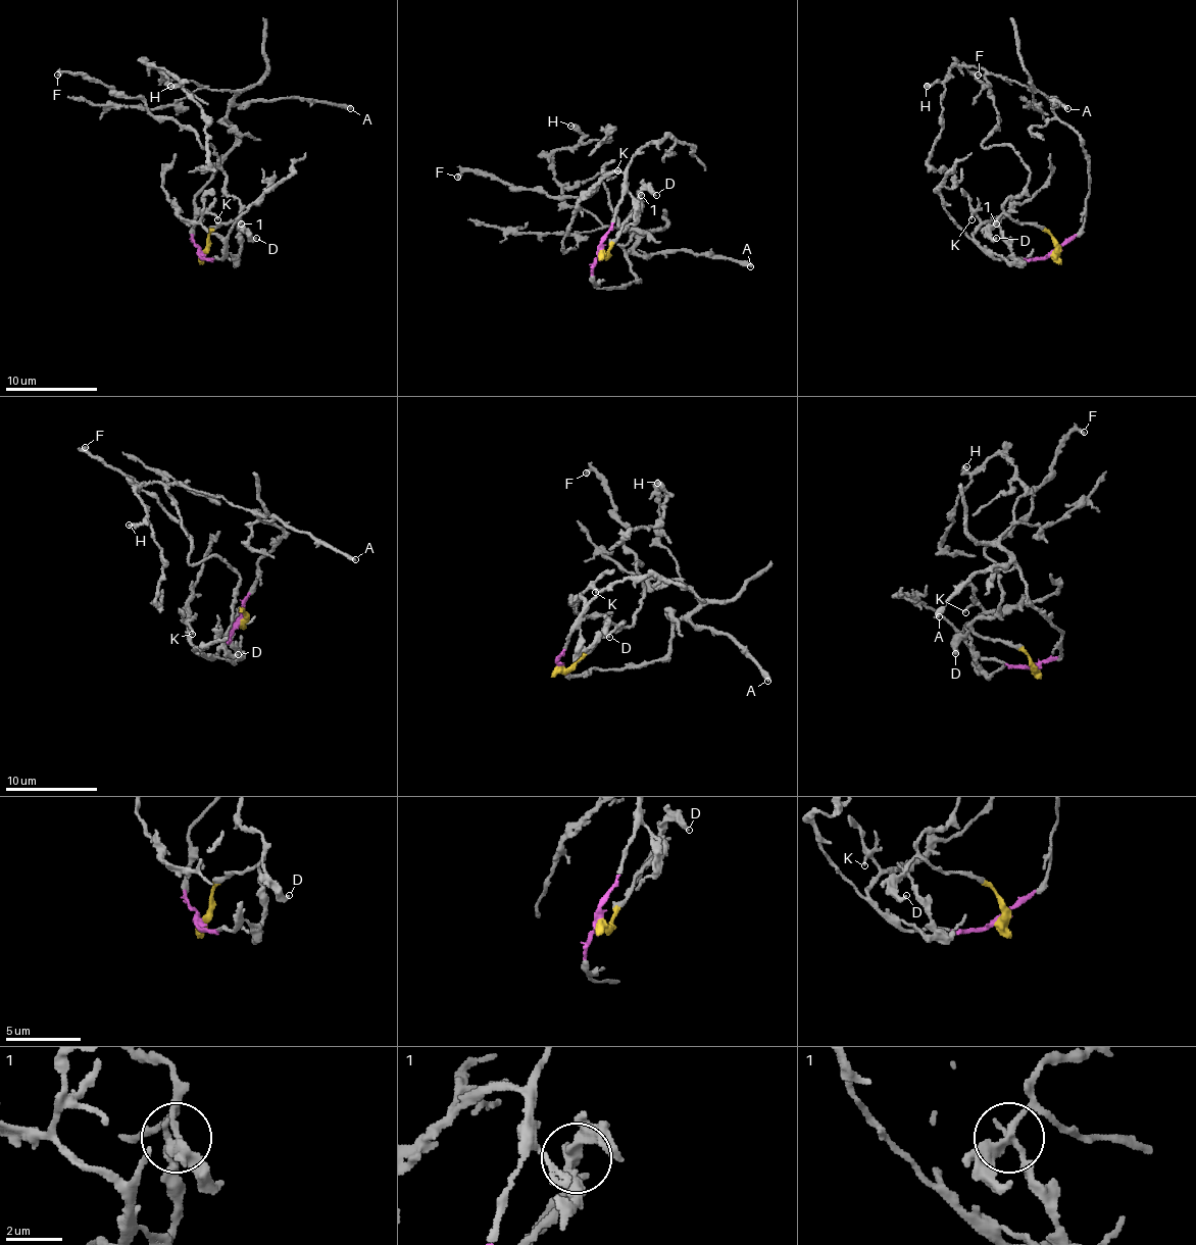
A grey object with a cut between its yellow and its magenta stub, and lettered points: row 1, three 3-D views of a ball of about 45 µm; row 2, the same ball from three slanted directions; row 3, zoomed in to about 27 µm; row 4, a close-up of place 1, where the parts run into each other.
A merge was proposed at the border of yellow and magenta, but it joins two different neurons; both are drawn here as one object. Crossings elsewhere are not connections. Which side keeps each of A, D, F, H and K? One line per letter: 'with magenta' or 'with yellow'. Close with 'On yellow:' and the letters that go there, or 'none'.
A: with magenta
D: with yellow
F: with yellow
H: with magenta
K: with magenta
On yellow: D, F

